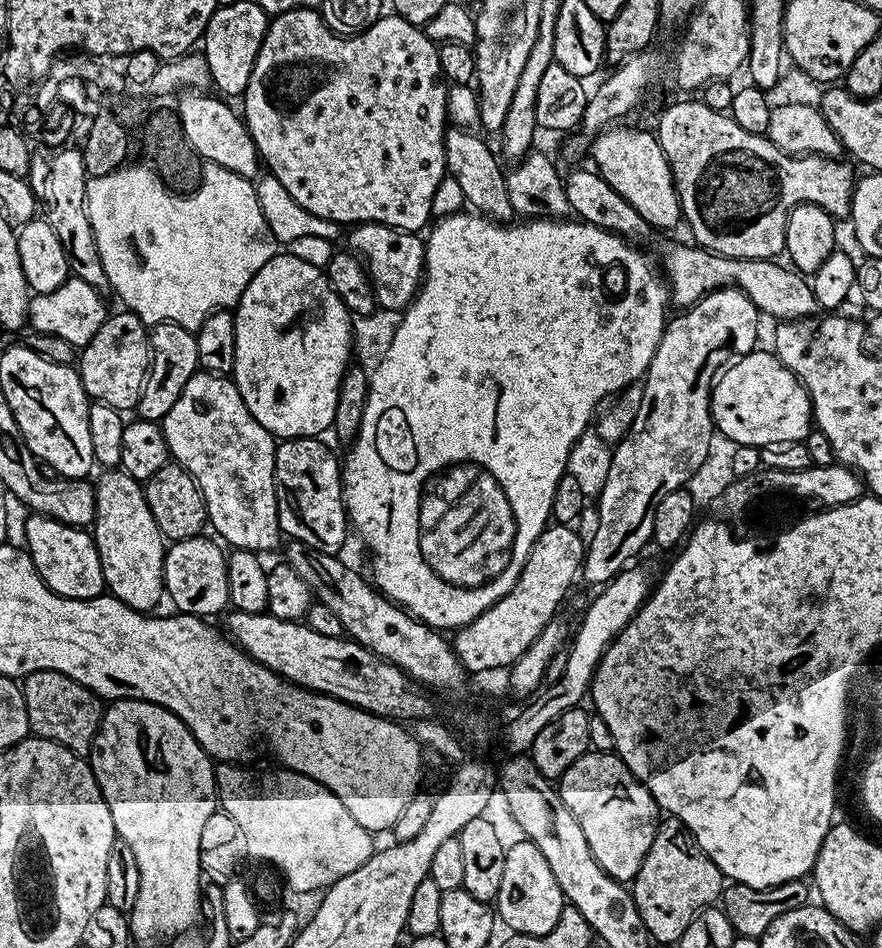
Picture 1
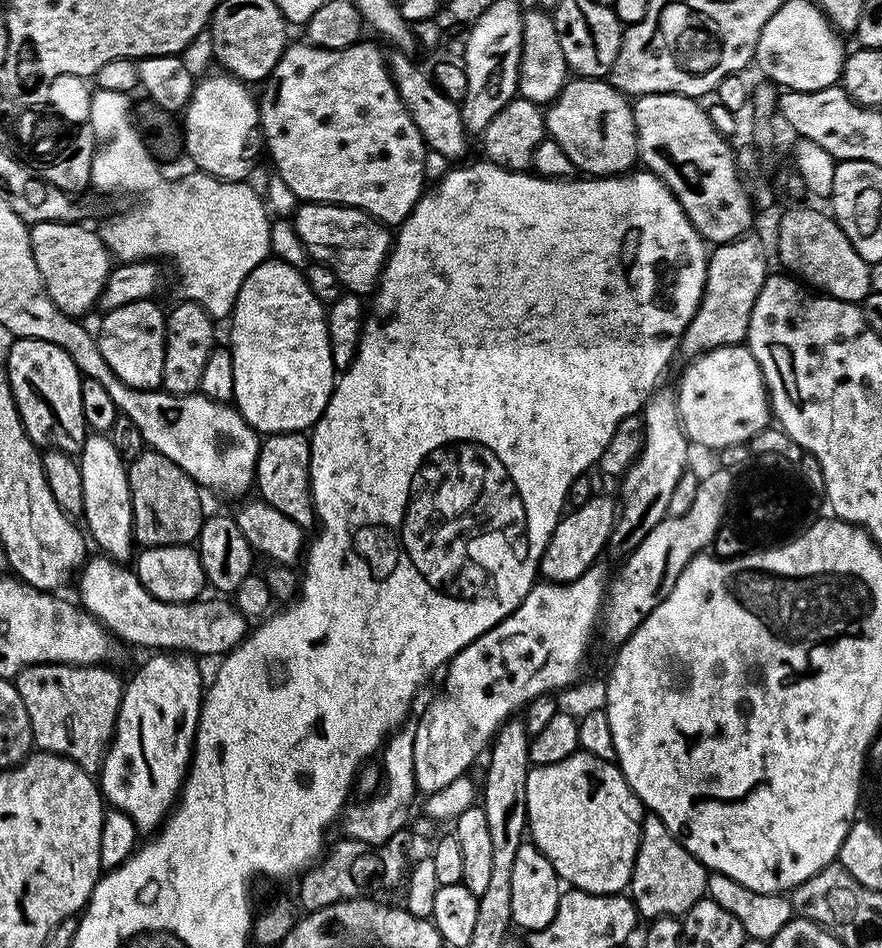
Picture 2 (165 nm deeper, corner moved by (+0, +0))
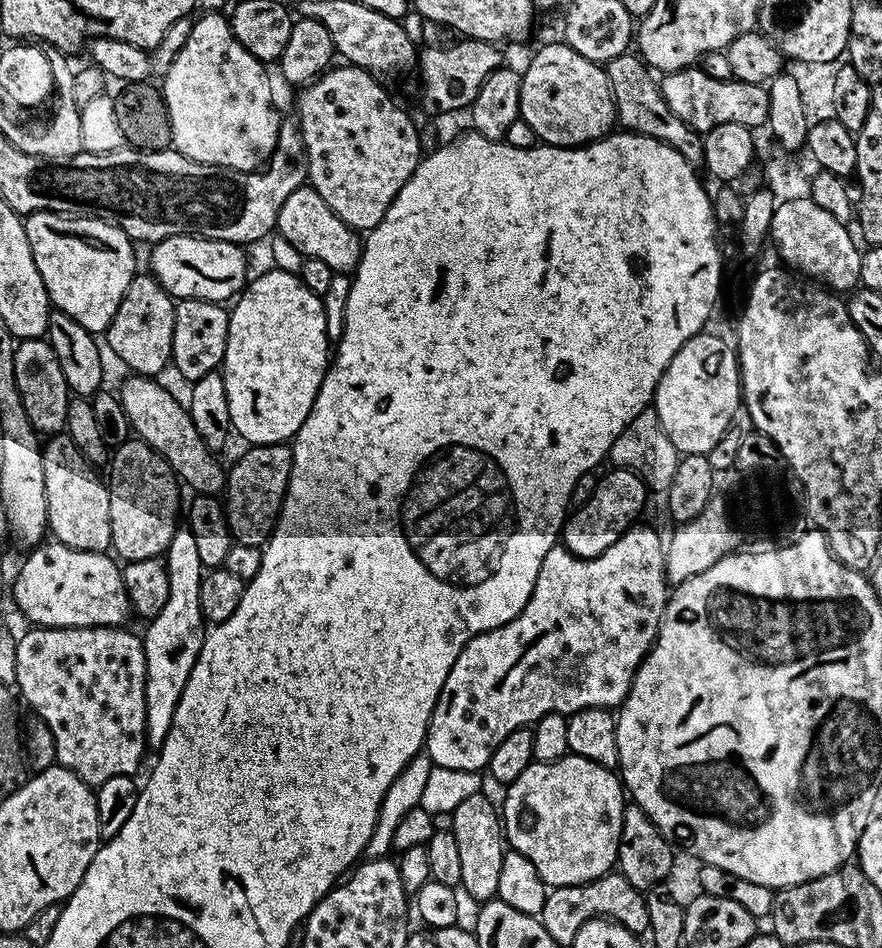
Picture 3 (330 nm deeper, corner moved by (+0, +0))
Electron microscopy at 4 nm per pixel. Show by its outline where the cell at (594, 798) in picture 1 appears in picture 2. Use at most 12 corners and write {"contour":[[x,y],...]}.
{"contour":[[620,765],[529,767],[527,835],[565,885],[631,885],[646,809]]}

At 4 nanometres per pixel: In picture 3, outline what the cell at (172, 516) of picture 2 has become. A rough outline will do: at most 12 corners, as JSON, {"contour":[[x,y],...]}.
{"contour":[[146,441],[107,468],[111,551],[163,557],[182,484]]}

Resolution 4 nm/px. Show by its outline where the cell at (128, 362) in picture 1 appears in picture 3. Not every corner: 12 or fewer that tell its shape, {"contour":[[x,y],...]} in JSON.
{"contour":[[137,274],[106,333],[138,376],[169,367],[176,304]]}

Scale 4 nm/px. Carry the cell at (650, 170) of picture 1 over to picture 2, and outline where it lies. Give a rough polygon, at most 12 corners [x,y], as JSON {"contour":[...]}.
{"contour":[[569,79],[546,132],[592,178],[640,159],[629,97]]}

